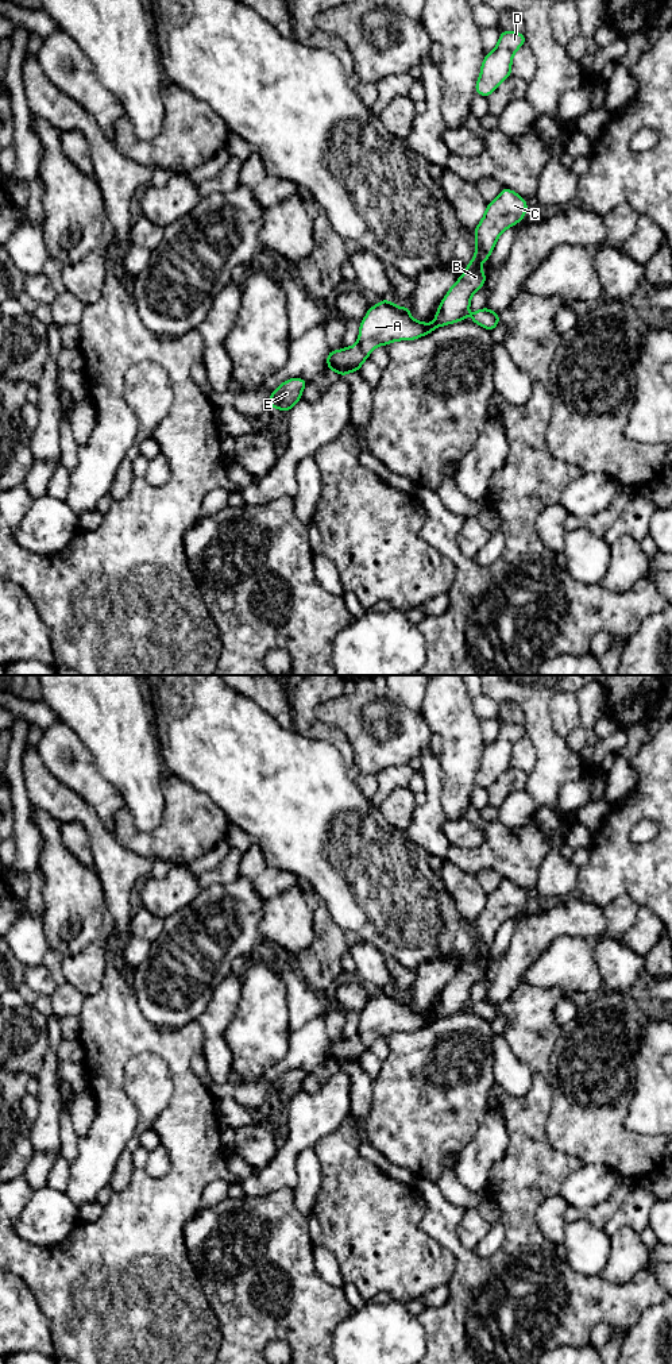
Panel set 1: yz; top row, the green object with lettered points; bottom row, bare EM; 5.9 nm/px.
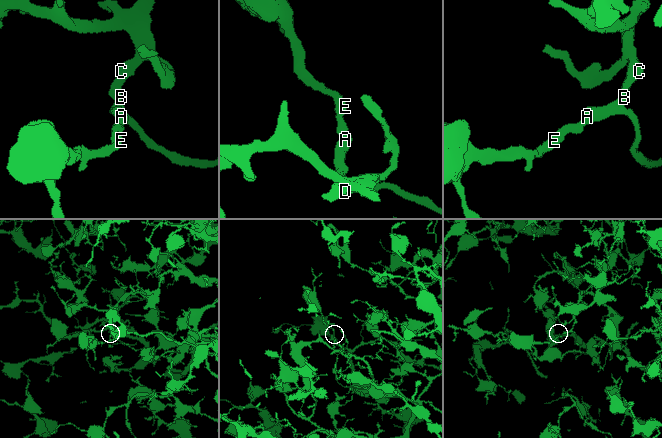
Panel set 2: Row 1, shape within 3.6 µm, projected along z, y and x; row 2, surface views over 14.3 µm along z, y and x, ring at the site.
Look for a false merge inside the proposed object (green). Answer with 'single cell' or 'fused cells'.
single cell

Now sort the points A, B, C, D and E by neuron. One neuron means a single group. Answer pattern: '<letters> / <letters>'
A B C D E

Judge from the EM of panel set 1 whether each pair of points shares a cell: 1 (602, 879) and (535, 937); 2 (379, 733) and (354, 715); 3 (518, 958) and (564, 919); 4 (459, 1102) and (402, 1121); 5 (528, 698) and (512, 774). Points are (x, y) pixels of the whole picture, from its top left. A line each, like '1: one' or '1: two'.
1: two
2: one
3: one
4: one
5: two

